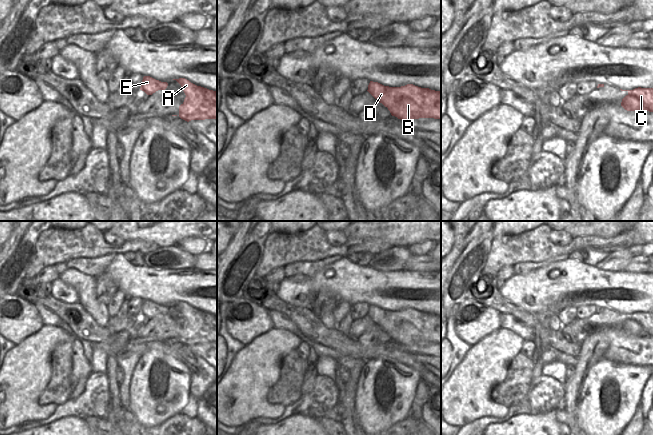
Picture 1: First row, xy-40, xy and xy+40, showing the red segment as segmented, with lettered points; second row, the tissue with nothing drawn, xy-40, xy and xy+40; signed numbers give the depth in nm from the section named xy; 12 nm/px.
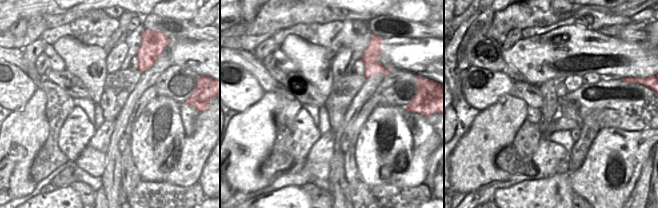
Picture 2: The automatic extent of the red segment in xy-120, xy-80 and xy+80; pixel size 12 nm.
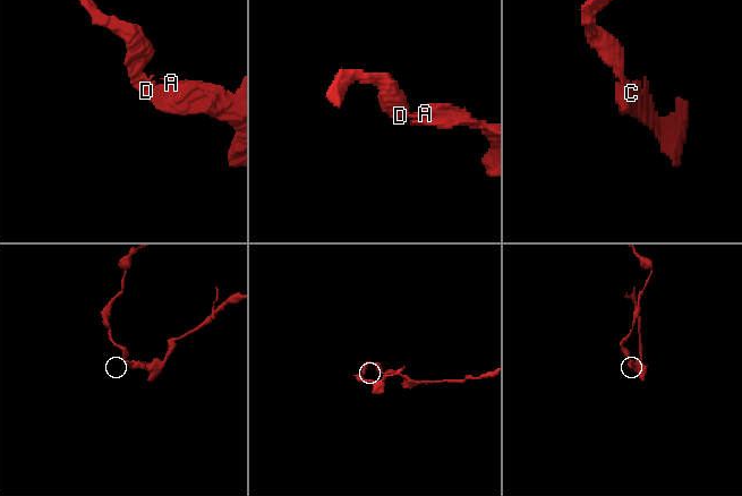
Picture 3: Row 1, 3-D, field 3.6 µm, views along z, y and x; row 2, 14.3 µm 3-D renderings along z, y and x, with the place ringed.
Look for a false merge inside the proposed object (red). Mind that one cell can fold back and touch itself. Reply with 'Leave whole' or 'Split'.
Leave whole

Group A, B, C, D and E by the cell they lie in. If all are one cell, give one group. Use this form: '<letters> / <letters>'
A B C D E

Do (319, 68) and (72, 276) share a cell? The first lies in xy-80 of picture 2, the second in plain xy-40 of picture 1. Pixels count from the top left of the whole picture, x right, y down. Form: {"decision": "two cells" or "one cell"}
{"decision": "one cell"}

